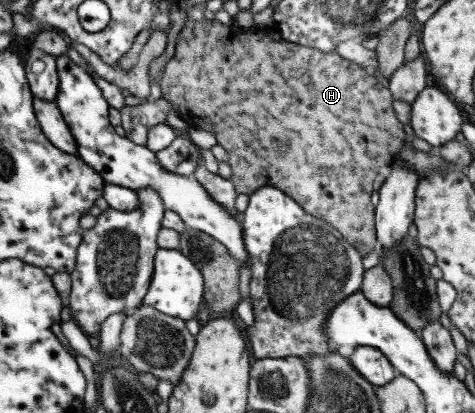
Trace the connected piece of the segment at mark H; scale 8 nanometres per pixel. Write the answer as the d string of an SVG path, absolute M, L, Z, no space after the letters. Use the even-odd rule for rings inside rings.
M214 19L188 20L183 24L175 38L174 56L166 62L164 70L159 78L161 97L172 105L178 116L190 128L201 128L206 132L212 132L216 142L226 151L226 162L231 168L229 180L234 185L237 194L250 196L257 188L273 186L289 196L305 213L319 218L334 227L341 235L344 242L349 242L356 252L365 256L376 249L377 238L374 228L374 207L370 204L372 180L379 168L390 166L393 156L404 145L404 131L402 124L393 113L391 107L392 94L388 87L376 82L368 70L341 58L336 53L325 53L312 47L305 47L296 43L279 40L274 41L269 37L268 30L254 28L243 31L234 25L224 25Z

